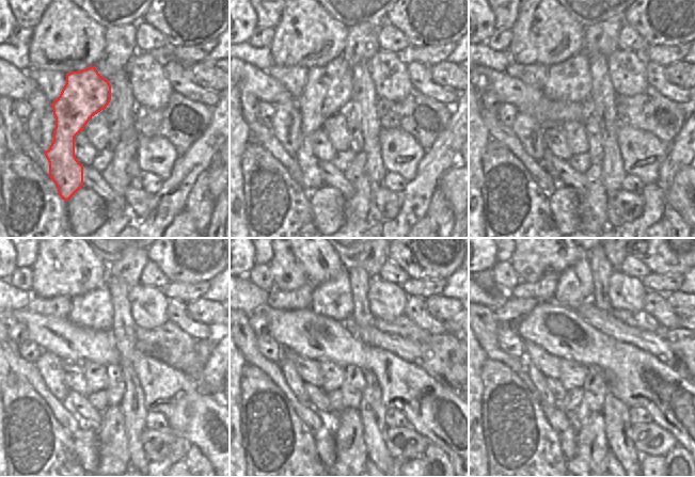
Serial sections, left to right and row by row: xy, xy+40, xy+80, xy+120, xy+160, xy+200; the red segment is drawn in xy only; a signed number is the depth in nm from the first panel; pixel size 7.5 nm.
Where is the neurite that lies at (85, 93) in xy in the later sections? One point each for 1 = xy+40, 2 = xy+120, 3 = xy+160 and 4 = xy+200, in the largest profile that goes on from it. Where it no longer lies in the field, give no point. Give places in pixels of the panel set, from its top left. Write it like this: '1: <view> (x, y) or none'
1: xy+40 (328, 90)
2: xy+120 (93, 309)
3: xy+160 (333, 299)
4: xy+200 (574, 288)

